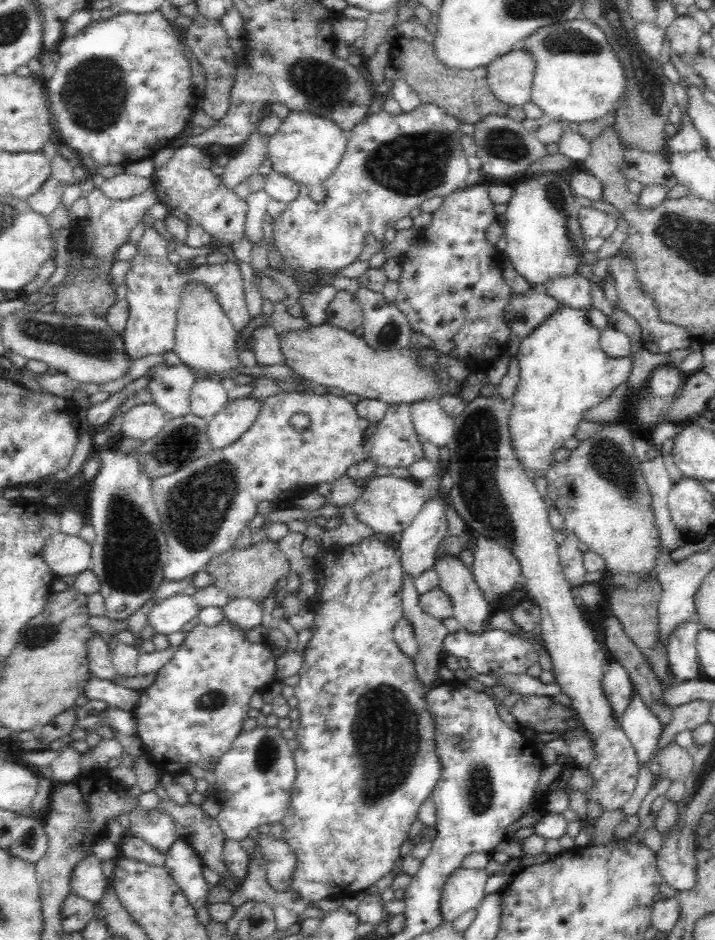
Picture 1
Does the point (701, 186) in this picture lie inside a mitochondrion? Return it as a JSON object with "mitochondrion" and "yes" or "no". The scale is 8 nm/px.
{"mitochondrion":"no"}

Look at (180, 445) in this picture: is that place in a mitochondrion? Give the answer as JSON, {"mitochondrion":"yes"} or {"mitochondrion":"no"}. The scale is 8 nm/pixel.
{"mitochondrion":"yes"}

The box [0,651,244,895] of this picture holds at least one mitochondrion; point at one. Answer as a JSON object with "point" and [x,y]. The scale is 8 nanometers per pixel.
{"point":[210,700]}

